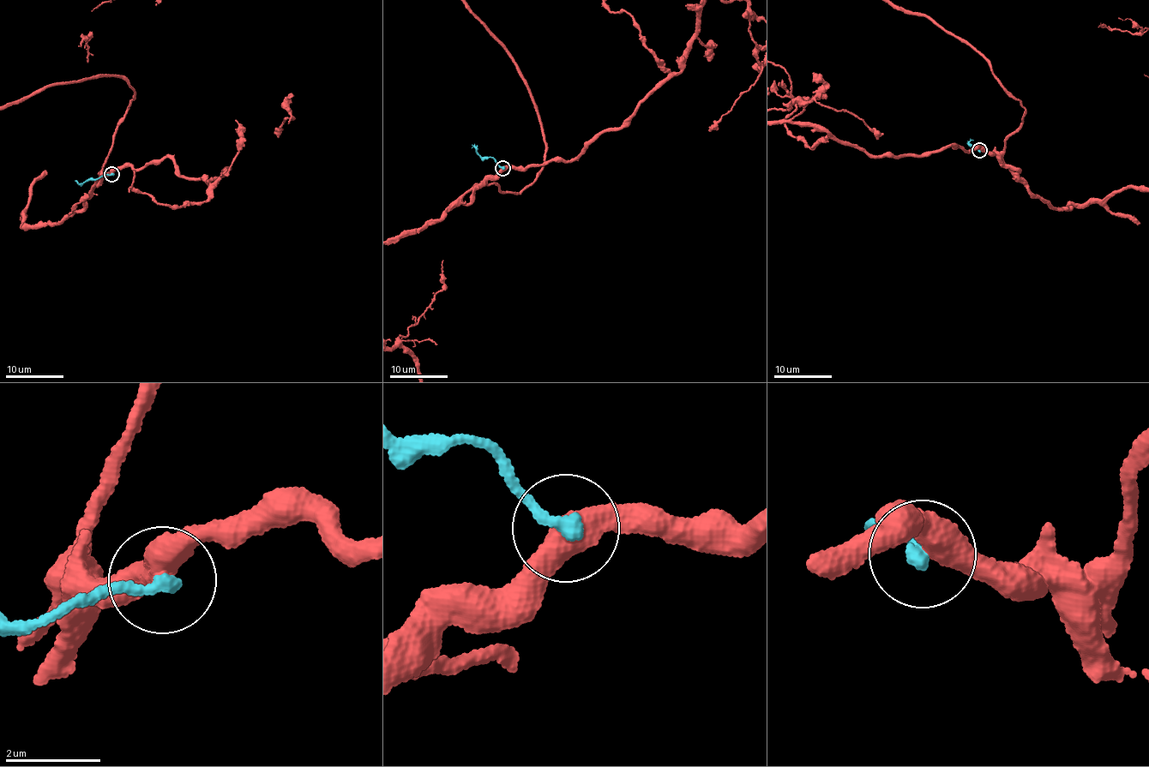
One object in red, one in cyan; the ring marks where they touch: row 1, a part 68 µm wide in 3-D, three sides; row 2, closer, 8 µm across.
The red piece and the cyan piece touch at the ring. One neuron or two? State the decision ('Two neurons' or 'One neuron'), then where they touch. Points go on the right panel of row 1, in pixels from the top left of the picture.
Two neurons. Place: (979, 150)

